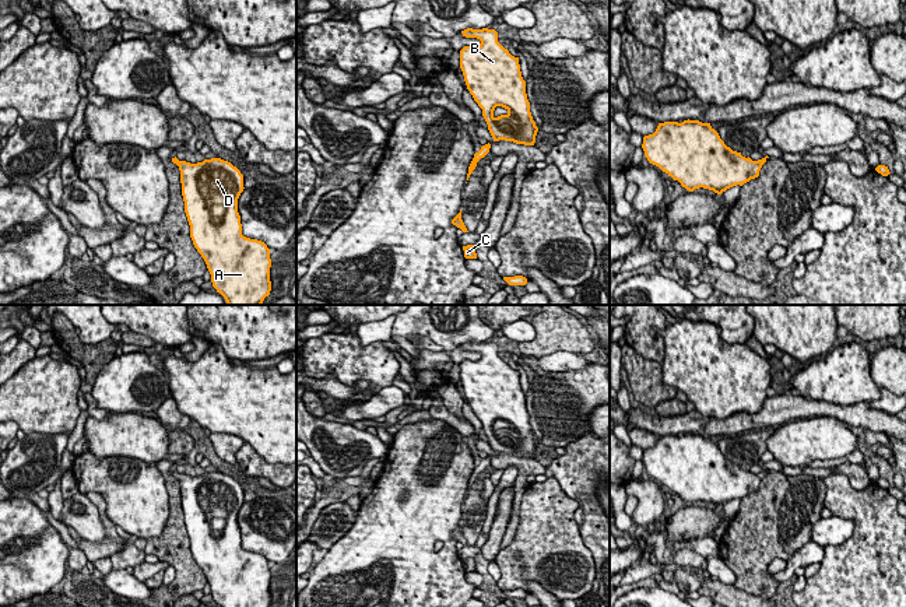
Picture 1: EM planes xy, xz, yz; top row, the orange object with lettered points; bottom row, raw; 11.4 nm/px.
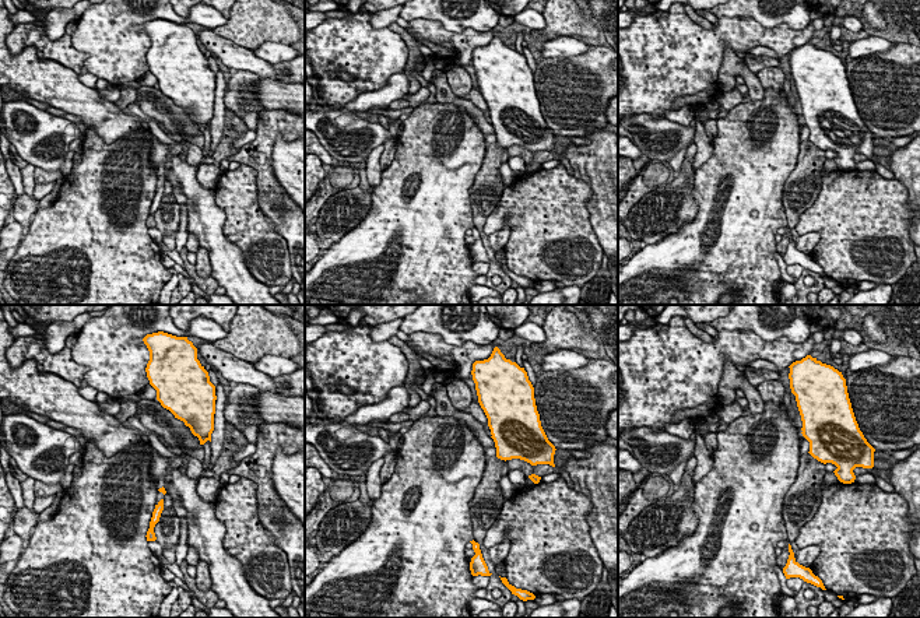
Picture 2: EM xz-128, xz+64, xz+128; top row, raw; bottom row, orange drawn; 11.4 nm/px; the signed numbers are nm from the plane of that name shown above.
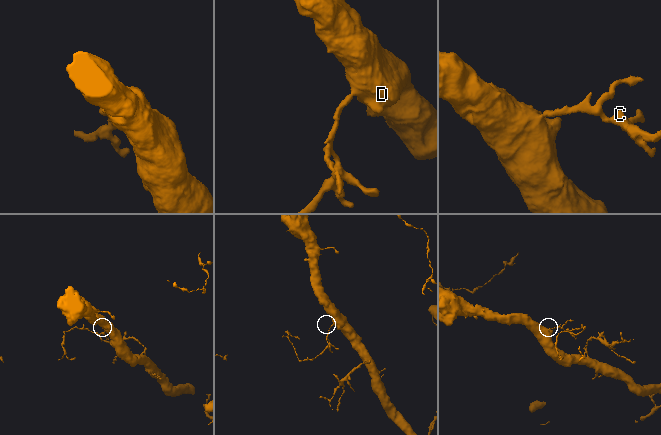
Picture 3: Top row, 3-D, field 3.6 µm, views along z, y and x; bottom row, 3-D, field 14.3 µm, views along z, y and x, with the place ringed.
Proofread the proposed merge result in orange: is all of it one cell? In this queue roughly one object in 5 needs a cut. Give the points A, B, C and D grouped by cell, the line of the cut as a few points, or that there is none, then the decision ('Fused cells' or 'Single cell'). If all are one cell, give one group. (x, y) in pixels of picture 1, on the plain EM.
Groups: A B C D. No split. Single cell

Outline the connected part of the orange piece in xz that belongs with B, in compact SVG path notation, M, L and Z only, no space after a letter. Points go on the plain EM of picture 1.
M467 341L461 347L481 354L475 361L460 364L460 382L494 455L534 459L538 441L530 425L519 371L498 355L495 343Z

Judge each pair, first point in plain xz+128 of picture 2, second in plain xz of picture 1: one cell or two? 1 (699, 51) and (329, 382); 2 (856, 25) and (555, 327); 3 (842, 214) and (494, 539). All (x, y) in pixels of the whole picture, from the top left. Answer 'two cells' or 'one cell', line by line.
1: two cells
2: two cells
3: two cells

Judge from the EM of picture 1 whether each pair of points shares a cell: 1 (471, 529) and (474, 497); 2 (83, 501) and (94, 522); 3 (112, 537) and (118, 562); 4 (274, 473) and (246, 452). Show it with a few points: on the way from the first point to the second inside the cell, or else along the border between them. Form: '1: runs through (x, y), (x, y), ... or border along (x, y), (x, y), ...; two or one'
1: runs through (473, 520), (474, 505); one
2: runs through (83, 506), (88, 516); one
3: border along (127, 541), (109, 557); two
4: runs through (267, 472), (253, 459); one

